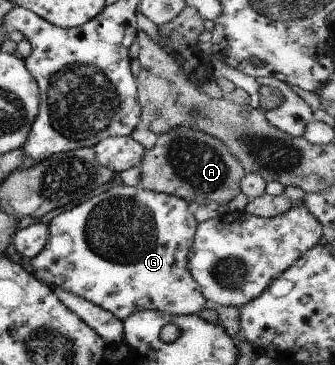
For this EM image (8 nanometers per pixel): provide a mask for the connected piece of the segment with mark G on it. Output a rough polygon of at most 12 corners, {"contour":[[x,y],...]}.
{"contour":[[140,185],[55,215],[25,264],[109,311],[199,313],[198,225]]}

